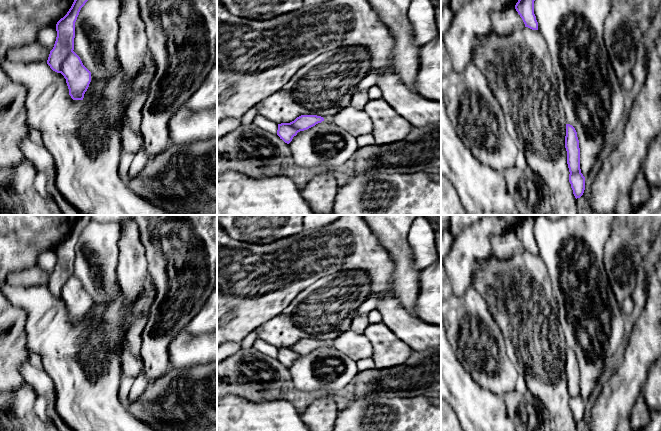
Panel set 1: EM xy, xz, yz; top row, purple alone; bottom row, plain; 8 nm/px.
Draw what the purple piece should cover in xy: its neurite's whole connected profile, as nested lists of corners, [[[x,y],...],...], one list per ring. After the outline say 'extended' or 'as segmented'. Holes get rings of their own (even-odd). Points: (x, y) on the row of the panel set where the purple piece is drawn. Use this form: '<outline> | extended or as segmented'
[[[74,0],[67,14],[56,24],[57,37],[50,51],[47,64],[66,79],[69,95],[73,100],[83,100],[91,82],[91,72],[73,51],[75,22],[81,8],[88,0]]] | as segmented

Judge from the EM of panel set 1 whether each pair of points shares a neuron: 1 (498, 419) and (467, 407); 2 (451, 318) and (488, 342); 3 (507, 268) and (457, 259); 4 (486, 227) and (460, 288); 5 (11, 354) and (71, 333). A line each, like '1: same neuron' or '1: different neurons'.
1: same neuron
2: same neuron
3: different neurons
4: same neuron
5: different neurons

